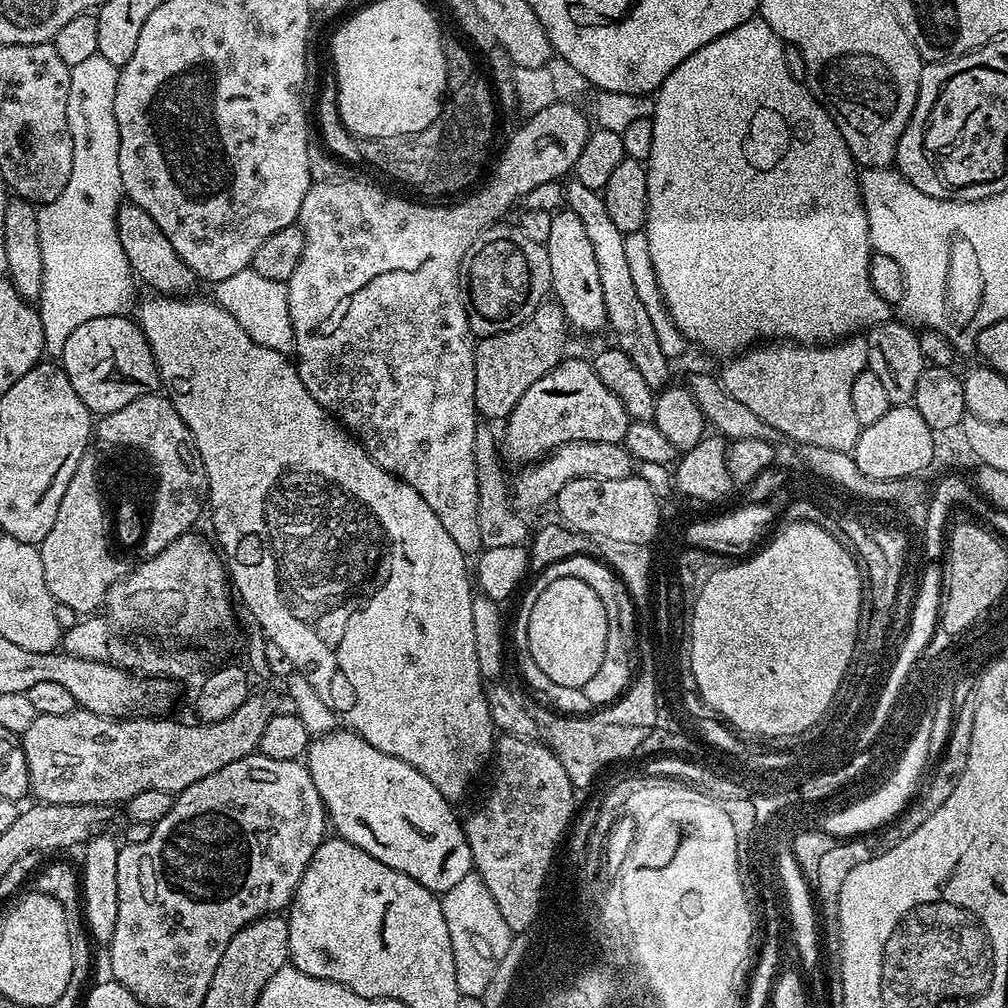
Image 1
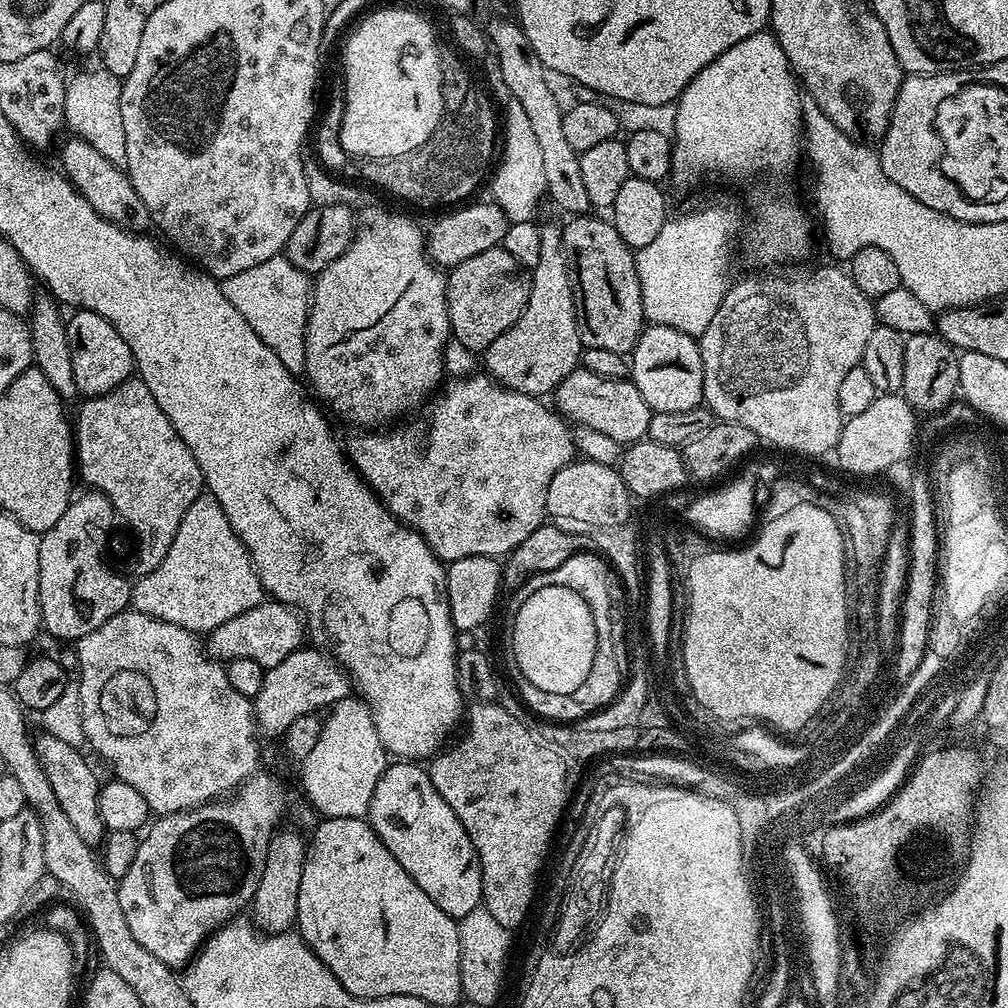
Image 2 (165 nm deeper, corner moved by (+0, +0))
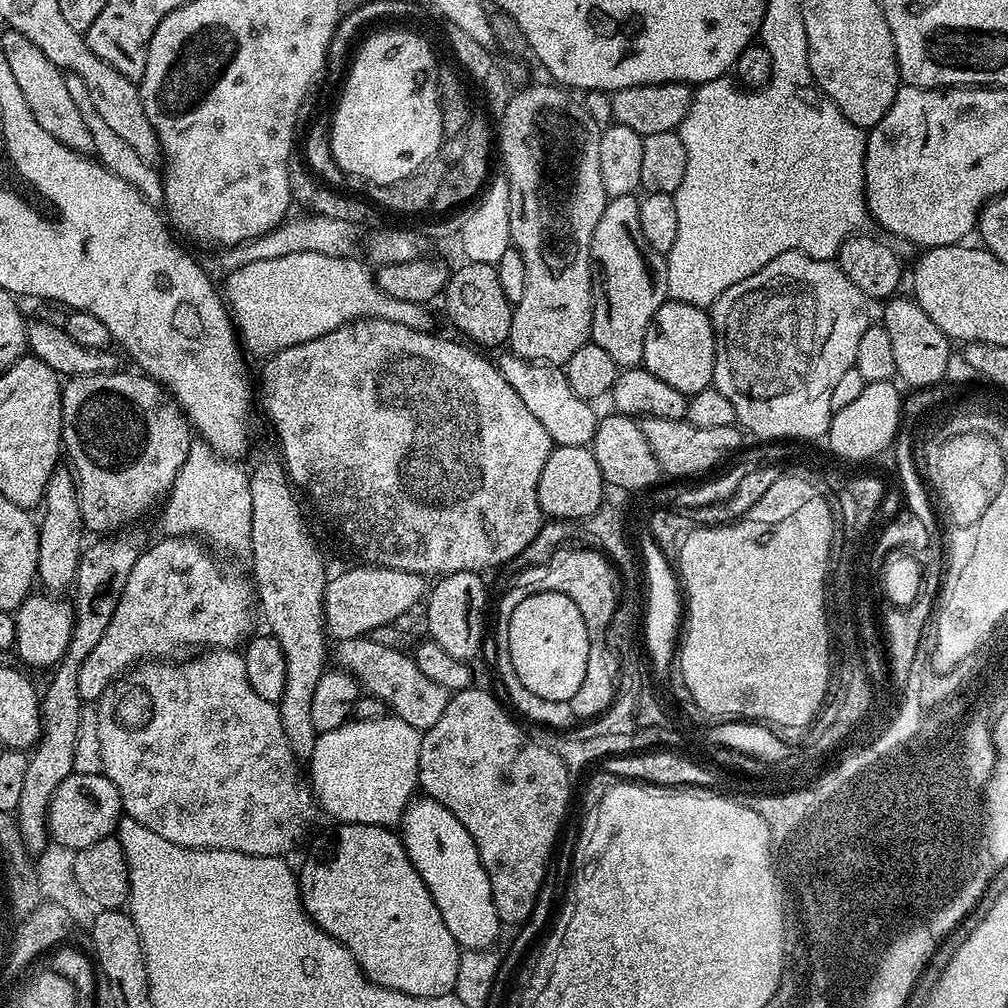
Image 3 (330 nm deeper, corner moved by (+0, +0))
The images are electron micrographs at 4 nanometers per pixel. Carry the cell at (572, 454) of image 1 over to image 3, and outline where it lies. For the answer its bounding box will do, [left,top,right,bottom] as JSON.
[258,318,554,574]

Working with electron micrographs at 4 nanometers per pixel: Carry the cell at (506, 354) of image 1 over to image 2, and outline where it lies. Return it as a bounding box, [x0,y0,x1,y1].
[482,224,582,398]

